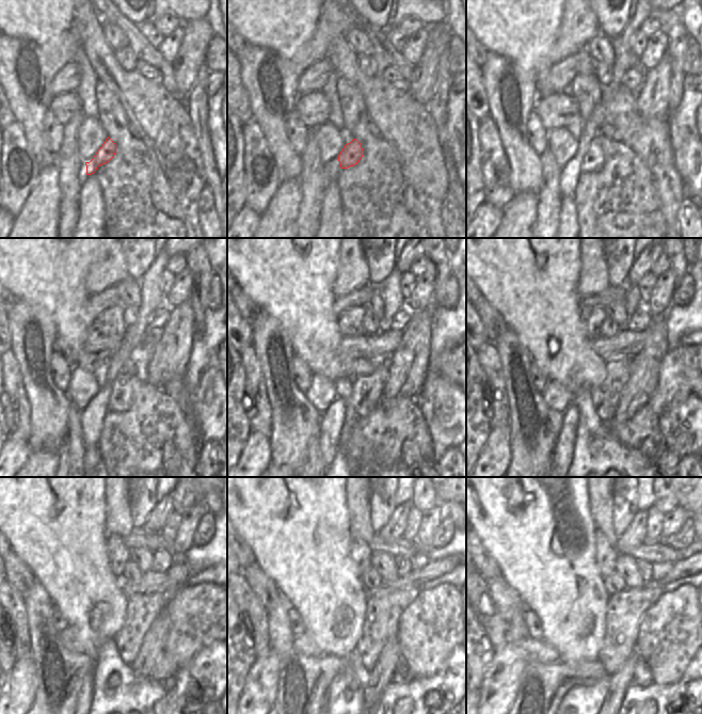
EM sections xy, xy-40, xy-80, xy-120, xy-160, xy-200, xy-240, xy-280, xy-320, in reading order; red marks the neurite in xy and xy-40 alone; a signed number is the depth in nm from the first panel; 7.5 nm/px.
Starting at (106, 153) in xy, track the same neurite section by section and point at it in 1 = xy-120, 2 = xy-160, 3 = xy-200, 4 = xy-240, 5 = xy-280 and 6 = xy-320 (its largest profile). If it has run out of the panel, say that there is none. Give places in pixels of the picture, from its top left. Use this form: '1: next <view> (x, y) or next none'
1: next xy-120 (123, 389)
2: next xy-160 (366, 391)
3: next xy-200 (605, 397)
4: next xy-240 (141, 612)
5: next xy-280 (380, 625)
6: next xy-320 (622, 617)

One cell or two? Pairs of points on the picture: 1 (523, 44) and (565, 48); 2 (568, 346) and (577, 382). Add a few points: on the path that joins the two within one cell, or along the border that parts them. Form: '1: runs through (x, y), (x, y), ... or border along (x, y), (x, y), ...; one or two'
1: border along (560, 24), (547, 54), (547, 60), (553, 64); two
2: runs through (568, 354), (568, 358), (576, 366), (576, 374); one

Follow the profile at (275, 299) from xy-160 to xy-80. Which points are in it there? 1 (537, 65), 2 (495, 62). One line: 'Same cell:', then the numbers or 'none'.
Same cell: 1

